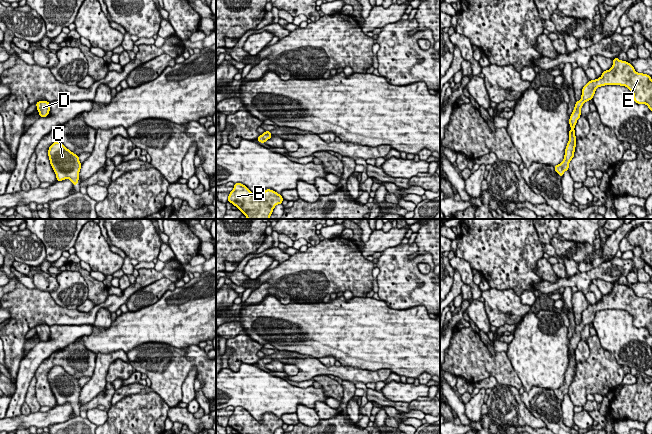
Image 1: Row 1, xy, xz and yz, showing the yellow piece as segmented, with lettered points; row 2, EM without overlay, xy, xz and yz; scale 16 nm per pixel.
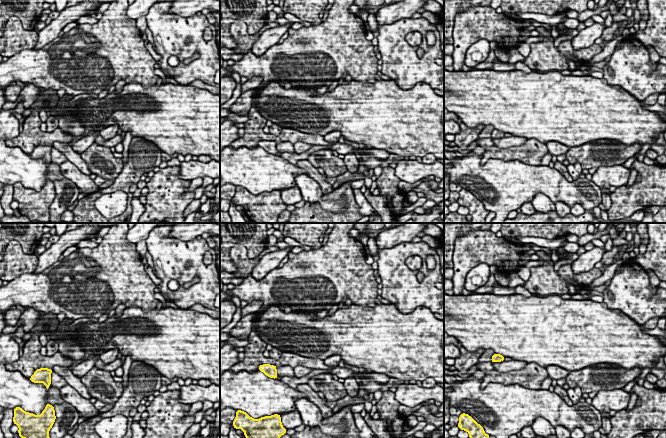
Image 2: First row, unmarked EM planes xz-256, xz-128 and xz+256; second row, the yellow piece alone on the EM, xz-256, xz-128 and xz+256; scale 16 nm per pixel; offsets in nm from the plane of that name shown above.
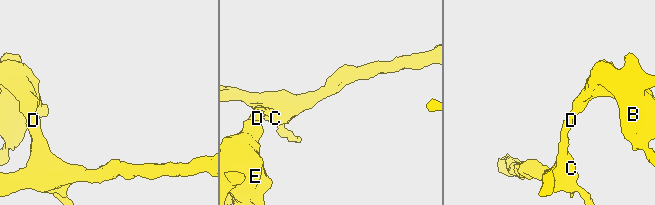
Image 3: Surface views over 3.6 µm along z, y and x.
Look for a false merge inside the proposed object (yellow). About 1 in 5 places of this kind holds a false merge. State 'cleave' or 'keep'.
keep

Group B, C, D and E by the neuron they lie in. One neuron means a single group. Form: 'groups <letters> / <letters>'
groups B C D E

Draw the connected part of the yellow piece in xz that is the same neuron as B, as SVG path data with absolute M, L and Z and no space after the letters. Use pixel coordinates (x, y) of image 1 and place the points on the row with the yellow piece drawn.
M235 183L229 193L228 202L240 210L247 219L270 219L276 205L282 204L283 197L276 191L266 189L262 196L253 194L242 183Z

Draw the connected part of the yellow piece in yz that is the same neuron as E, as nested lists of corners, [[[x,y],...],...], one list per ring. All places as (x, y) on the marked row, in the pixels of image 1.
[[[617,57],[613,59],[613,65],[610,70],[602,71],[602,76],[598,79],[589,81],[582,88],[582,95],[579,101],[576,101],[575,108],[569,118],[569,141],[565,148],[563,161],[554,166],[558,175],[563,177],[565,171],[569,169],[569,163],[574,157],[576,147],[575,125],[581,116],[581,108],[586,101],[593,99],[595,90],[605,85],[620,85],[627,87],[633,93],[633,100],[637,104],[646,104],[652,111],[652,81],[651,76],[635,71],[632,64],[619,60]]]

